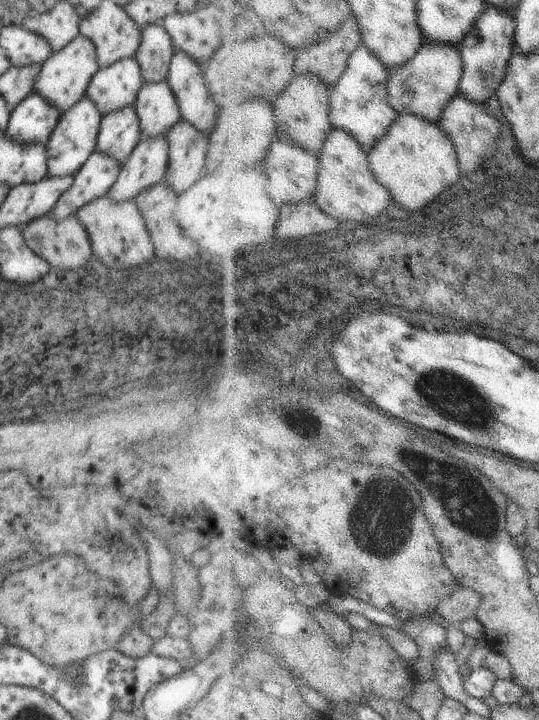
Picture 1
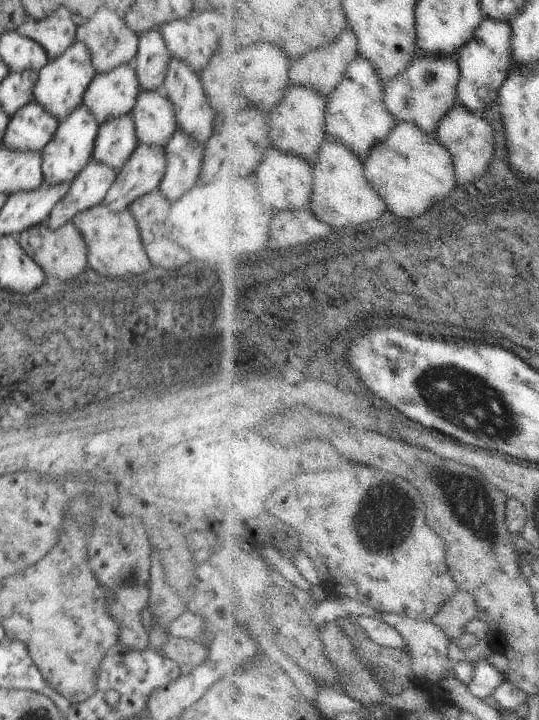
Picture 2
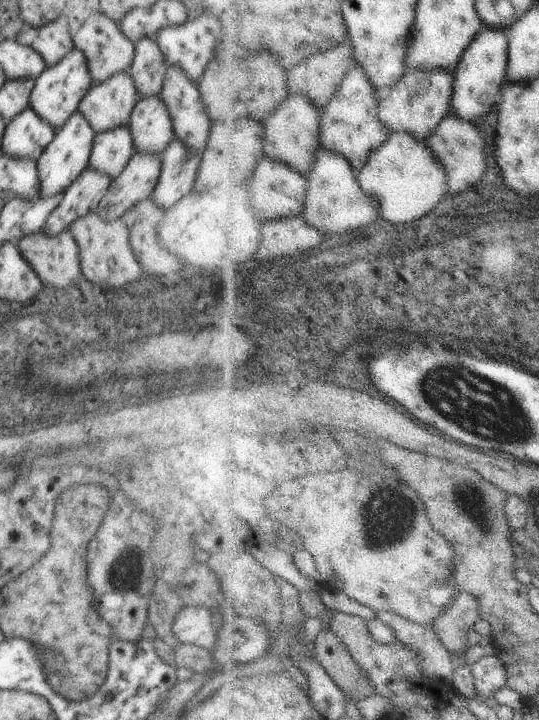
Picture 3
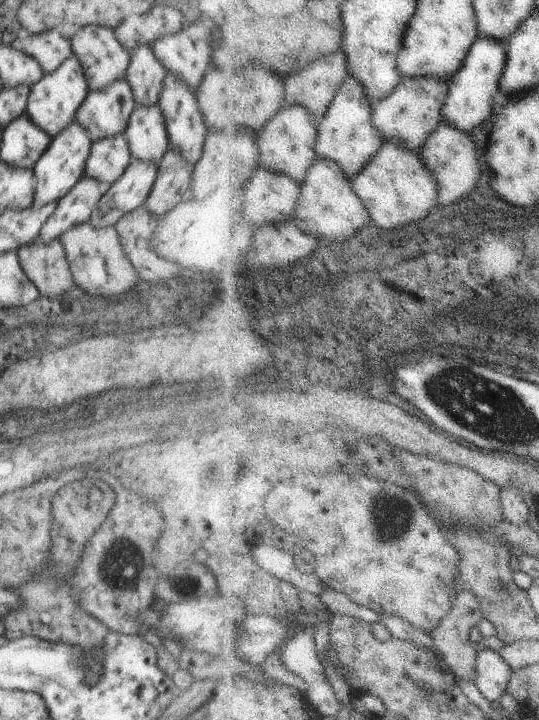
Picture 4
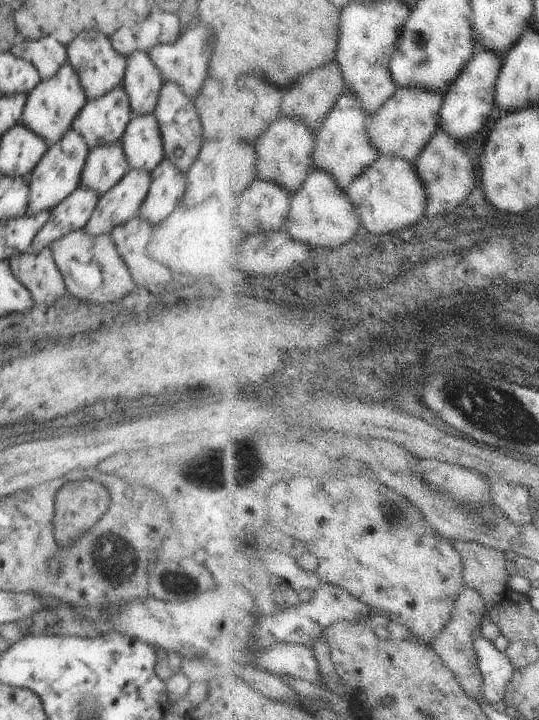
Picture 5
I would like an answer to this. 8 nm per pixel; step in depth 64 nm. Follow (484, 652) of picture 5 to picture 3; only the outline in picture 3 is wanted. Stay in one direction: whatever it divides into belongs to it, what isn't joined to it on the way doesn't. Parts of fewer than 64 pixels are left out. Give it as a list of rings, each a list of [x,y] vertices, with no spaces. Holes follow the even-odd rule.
[[[499,653],[479,659],[472,666],[476,690],[482,698],[496,696],[508,684],[508,668]]]

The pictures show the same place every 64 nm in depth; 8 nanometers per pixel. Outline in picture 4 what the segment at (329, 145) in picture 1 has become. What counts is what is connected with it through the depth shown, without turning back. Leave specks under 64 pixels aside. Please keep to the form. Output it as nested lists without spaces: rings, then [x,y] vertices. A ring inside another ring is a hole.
[[[320,159],[311,168],[303,184],[296,212],[292,218],[306,234],[319,240],[352,240],[362,228],[372,226],[371,212],[366,208],[365,200],[355,191],[354,184],[346,178],[341,164],[335,160]]]

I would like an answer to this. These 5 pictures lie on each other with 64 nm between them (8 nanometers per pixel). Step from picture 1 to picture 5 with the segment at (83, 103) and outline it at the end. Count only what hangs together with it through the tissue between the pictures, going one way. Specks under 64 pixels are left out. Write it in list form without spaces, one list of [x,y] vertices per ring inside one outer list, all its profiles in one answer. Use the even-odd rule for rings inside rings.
[[[72,128],[68,129],[56,144],[47,147],[44,156],[27,178],[29,197],[26,215],[34,216],[42,211],[51,211],[80,186],[81,172],[89,151],[86,141]]]

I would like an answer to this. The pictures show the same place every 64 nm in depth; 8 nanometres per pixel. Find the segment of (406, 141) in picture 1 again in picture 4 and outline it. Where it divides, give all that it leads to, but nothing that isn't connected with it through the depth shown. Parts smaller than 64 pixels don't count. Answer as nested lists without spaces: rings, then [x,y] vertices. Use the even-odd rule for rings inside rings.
[[[386,141],[379,155],[352,181],[371,212],[372,228],[404,228],[406,224],[424,220],[439,202],[437,178],[421,160],[421,154],[393,141]]]

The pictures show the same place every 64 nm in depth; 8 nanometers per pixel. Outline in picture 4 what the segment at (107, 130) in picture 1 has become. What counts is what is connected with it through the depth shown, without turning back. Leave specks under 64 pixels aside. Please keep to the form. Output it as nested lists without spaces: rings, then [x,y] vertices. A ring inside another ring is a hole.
[[[124,134],[106,137],[91,146],[84,176],[96,179],[104,188],[108,188],[124,174],[131,161]]]

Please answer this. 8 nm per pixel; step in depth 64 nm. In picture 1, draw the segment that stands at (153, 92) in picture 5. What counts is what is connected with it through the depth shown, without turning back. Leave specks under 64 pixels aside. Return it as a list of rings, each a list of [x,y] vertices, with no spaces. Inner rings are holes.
[[[162,24],[142,28],[141,41],[134,57],[138,61],[144,85],[165,80],[175,51],[172,38]]]

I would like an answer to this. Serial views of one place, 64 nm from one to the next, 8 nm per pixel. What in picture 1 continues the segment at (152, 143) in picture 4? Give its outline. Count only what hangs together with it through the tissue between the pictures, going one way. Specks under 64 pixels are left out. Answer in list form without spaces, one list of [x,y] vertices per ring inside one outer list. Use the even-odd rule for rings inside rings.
[[[166,80],[146,83],[137,94],[134,108],[144,138],[167,138],[181,116],[174,93]]]

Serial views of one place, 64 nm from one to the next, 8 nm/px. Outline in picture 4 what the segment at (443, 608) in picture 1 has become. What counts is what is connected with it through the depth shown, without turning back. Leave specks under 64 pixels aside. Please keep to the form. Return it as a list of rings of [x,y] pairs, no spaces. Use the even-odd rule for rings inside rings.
[[[462,589],[459,597],[456,599],[450,618],[446,617],[443,620],[441,628],[437,628],[433,632],[435,648],[441,653],[447,666],[457,678],[472,680],[477,687],[477,682],[479,680],[479,670],[477,668],[480,653],[476,650],[476,643],[470,638],[470,632],[472,632],[484,618],[485,610],[483,607],[483,600],[475,592]]]

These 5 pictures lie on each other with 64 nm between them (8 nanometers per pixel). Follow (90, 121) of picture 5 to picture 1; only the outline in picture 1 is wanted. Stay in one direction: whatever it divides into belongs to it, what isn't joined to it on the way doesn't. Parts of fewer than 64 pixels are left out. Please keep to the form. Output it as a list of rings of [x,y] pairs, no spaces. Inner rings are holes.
[[[135,57],[123,58],[109,67],[99,68],[88,85],[85,96],[95,104],[97,112],[108,113],[132,107],[144,86]]]

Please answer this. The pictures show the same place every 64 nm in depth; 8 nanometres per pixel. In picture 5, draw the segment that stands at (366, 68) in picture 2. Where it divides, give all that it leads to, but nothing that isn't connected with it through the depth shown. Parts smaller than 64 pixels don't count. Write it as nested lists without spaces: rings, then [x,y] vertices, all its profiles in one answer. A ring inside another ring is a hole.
[[[347,88],[322,130],[316,136],[314,170],[331,172],[340,188],[347,191],[364,173],[379,161],[380,152],[371,141],[370,115],[363,109],[362,101]]]

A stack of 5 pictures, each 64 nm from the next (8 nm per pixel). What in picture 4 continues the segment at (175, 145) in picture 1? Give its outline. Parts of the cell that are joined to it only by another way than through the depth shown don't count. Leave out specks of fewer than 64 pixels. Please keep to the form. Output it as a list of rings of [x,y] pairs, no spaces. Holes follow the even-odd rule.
[[[166,151],[157,164],[157,175],[142,204],[150,215],[160,218],[189,197],[194,165],[187,163],[176,151]]]

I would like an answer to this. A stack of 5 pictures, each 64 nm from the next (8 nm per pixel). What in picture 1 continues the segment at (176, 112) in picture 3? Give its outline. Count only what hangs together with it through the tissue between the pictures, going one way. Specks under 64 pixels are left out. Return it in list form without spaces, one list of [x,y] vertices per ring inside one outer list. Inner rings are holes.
[[[176,50],[173,54],[165,80],[174,93],[181,120],[210,136],[220,108],[206,86],[203,67],[183,52]]]

